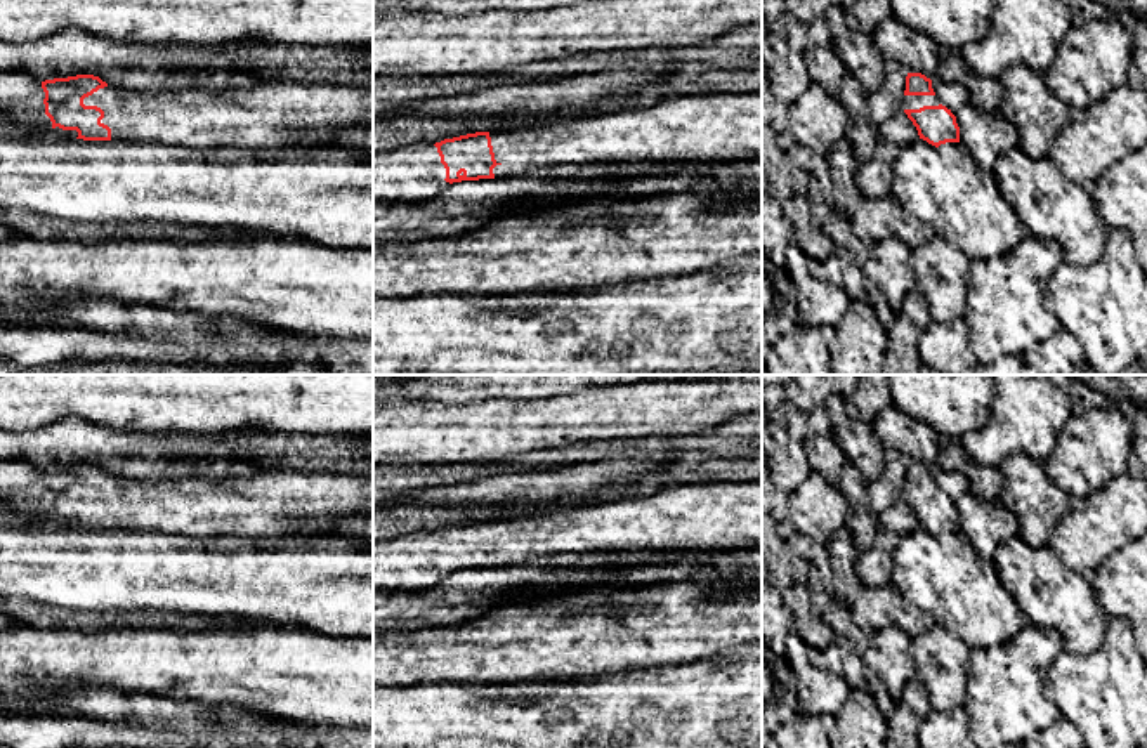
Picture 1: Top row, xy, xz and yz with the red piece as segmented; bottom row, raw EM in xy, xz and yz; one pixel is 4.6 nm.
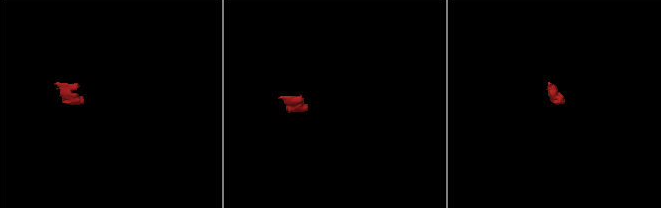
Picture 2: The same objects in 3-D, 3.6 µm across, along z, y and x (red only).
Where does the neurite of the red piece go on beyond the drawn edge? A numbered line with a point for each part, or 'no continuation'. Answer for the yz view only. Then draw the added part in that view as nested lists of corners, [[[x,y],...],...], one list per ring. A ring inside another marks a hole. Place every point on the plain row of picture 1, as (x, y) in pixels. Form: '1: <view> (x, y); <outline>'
1: yz (908, 490); [[[904,484],[901,489],[901,496],[904,498],[920,498],[923,495],[939,495],[939,488],[935,484]]]

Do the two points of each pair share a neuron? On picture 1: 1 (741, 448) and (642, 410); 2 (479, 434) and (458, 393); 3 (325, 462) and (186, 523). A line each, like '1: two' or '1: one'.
1: two
2: two
3: two

